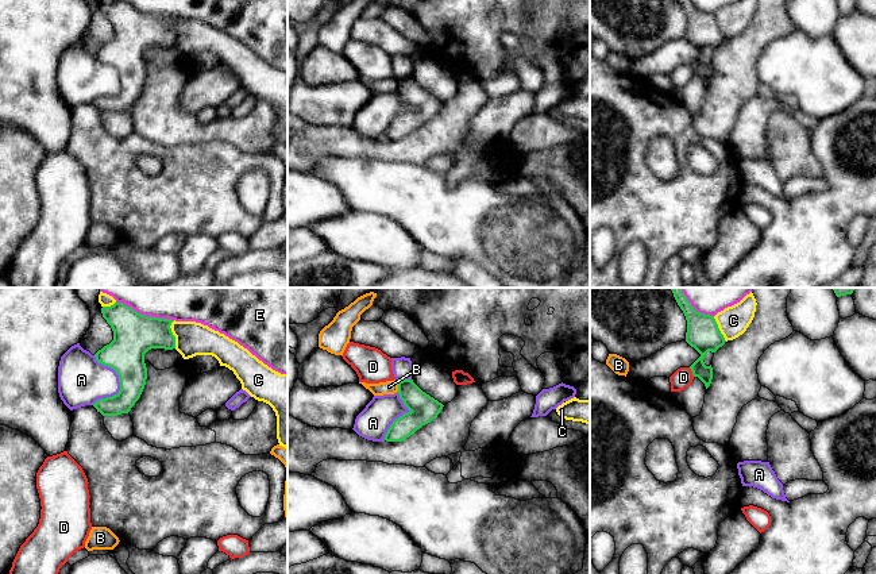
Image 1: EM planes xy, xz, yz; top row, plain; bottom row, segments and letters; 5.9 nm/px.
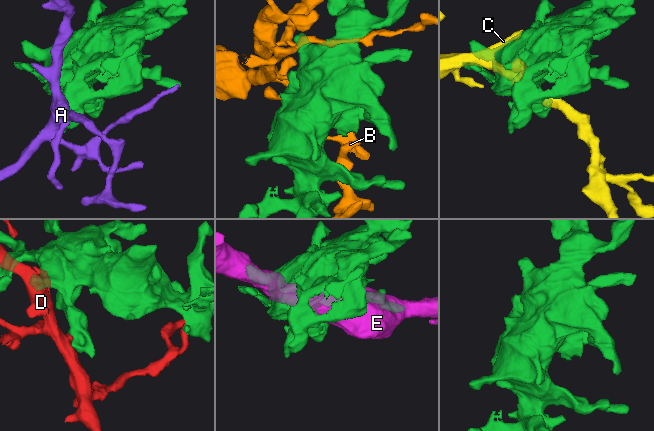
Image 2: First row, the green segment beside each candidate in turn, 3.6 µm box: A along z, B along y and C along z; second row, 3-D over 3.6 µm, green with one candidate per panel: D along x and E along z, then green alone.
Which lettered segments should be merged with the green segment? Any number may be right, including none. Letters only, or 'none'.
none

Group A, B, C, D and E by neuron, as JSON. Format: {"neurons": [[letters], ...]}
{"neurons": [["A"], ["B"], ["C"], ["D"], ["E"]]}

